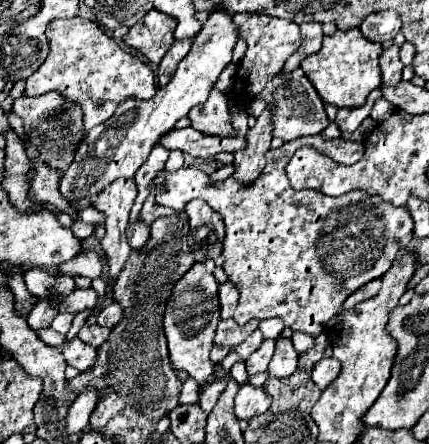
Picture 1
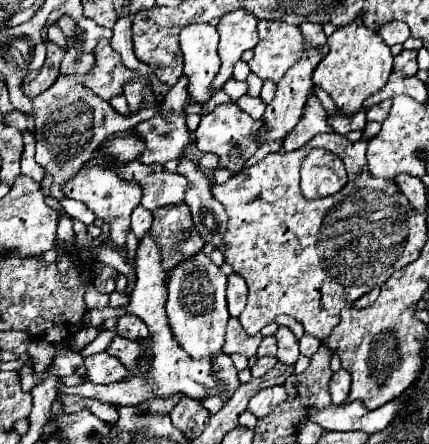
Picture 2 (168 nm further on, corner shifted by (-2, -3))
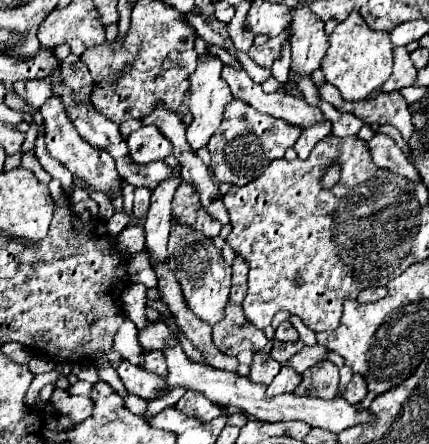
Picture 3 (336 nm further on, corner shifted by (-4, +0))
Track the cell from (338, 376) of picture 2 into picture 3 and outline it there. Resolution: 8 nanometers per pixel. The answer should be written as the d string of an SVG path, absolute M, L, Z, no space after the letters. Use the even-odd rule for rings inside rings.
M354 374L352 382L348 384L348 388L346 388L346 392L344 392L344 400L348 400L350 404L358 404L366 394L368 394L366 380L364 380L360 374Z

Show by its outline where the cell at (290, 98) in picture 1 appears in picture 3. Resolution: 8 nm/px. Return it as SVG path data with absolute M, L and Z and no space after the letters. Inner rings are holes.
M328 120L320 122L320 124L316 124L316 126L308 128L308 130L304 130L302 136L298 138L296 146L294 146L294 150L298 152L298 158L300 158L300 160L306 160L306 158L310 156L312 148L314 148L322 138L326 138L330 132L332 132L332 124L330 124Z

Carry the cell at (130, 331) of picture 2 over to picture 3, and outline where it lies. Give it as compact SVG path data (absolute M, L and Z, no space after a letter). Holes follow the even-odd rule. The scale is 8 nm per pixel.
M160 320L156 324L148 324L148 328L138 334L138 340L146 350L164 350L168 348L168 336L172 336L172 332L168 332L168 326Z

